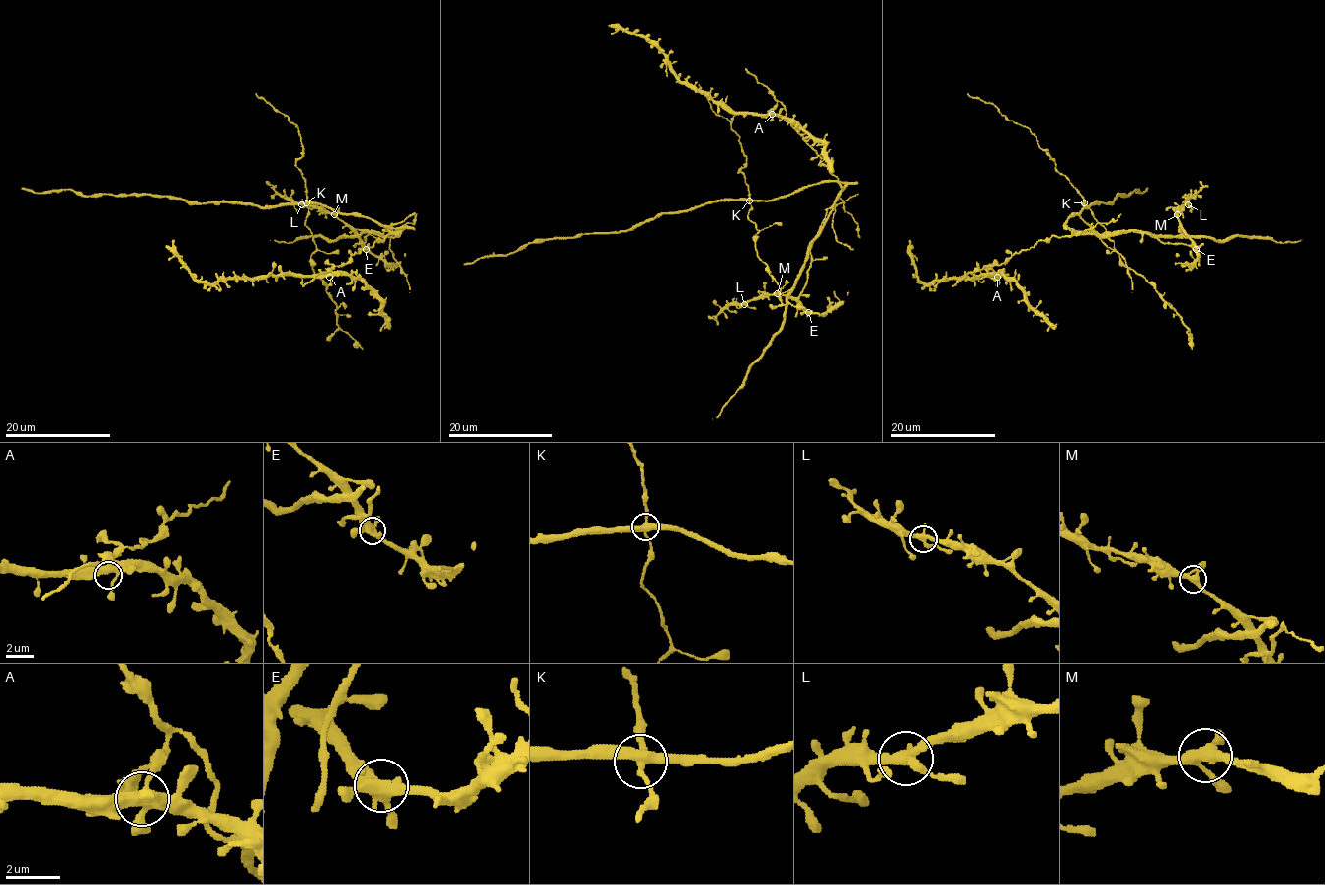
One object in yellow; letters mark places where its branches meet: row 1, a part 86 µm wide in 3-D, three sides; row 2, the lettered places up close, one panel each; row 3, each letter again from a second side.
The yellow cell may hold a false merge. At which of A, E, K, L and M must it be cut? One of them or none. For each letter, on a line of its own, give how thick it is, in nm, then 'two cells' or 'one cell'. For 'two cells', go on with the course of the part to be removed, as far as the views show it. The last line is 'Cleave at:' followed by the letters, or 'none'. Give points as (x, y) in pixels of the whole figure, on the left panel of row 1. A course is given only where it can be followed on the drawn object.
A: 400 nm | one cell
E: 440 nm | one cell
K: 380 nm | two cells | (306, 202), (401, 227), (333, 239), (270, 239)
L: 360 nm | one cell
M: 360 nm | one cell
Cleave at: K

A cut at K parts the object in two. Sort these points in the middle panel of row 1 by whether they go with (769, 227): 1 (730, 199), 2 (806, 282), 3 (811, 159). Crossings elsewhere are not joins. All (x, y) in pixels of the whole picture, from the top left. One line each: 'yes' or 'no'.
1: no
2: no
3: yes

